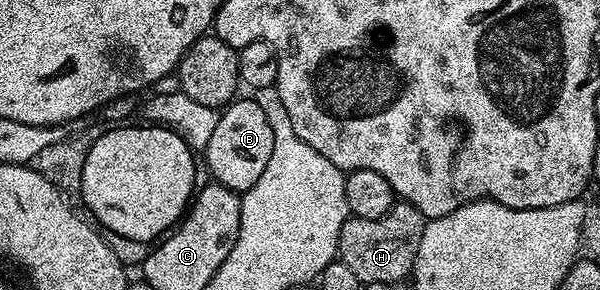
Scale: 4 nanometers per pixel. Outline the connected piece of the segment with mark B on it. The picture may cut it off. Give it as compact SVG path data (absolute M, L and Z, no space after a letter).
M254 97L236 98L222 108L217 129L209 141L205 158L211 170L210 178L236 193L249 190L257 185L257 177L265 173L265 165L269 165L269 157L273 153L273 128L269 125L269 117L257 105Z

